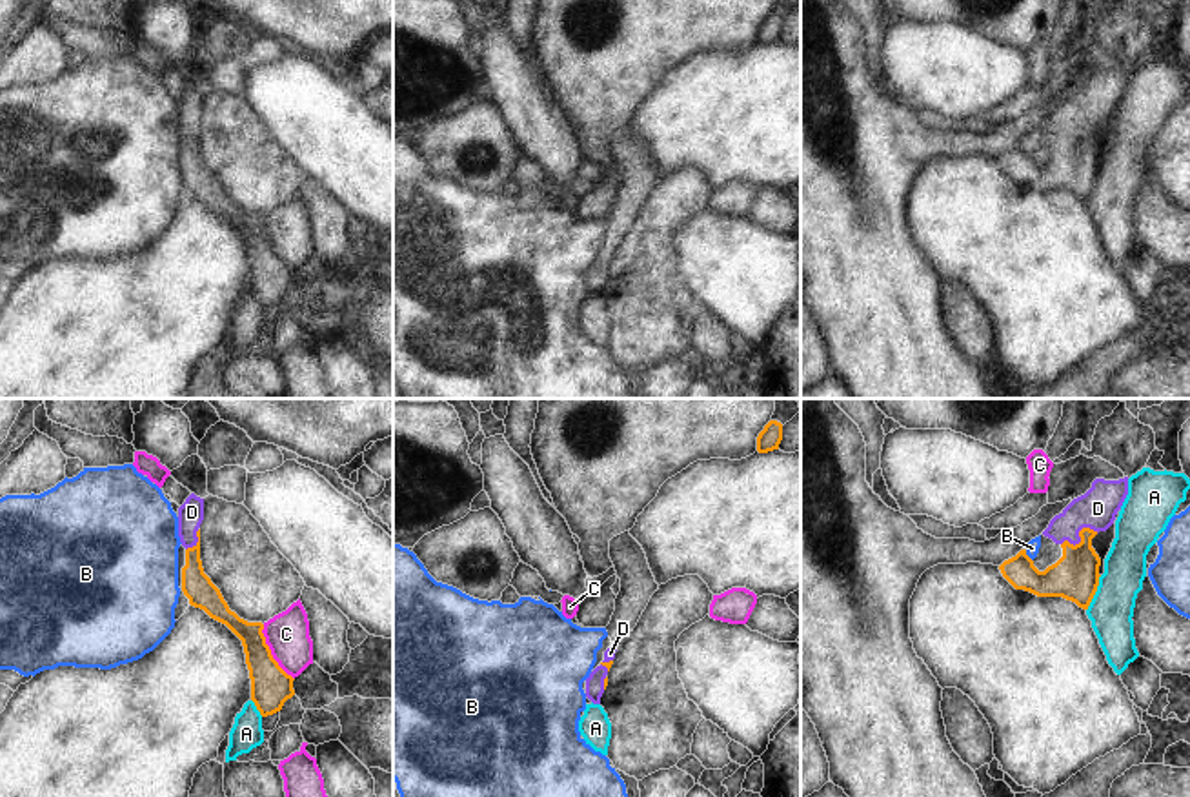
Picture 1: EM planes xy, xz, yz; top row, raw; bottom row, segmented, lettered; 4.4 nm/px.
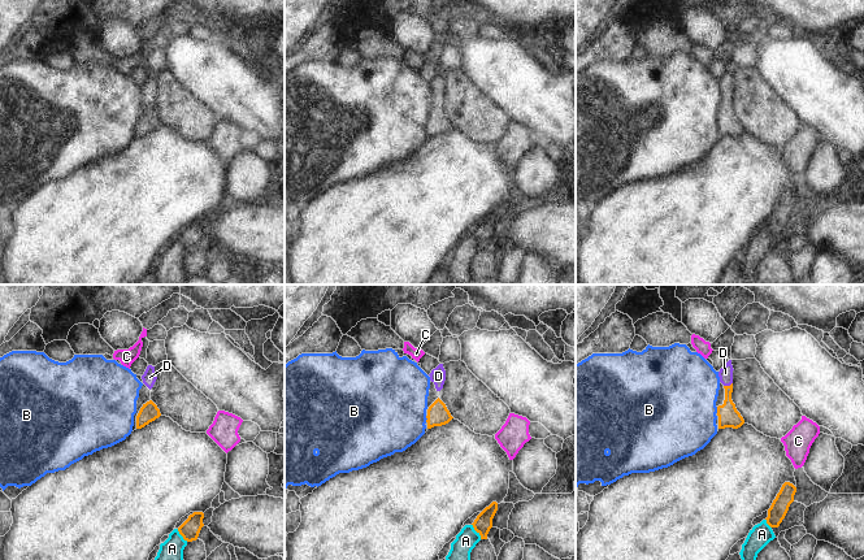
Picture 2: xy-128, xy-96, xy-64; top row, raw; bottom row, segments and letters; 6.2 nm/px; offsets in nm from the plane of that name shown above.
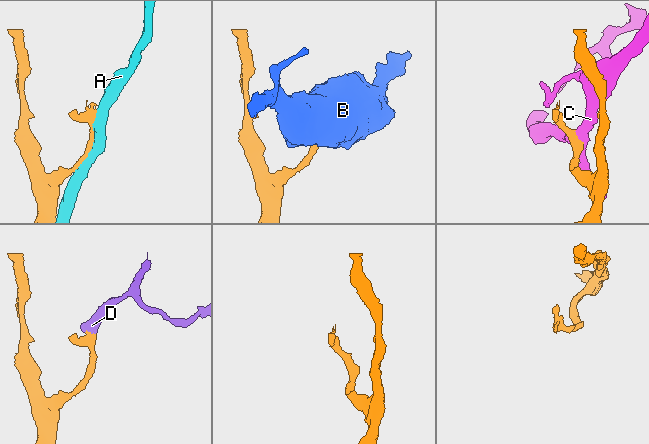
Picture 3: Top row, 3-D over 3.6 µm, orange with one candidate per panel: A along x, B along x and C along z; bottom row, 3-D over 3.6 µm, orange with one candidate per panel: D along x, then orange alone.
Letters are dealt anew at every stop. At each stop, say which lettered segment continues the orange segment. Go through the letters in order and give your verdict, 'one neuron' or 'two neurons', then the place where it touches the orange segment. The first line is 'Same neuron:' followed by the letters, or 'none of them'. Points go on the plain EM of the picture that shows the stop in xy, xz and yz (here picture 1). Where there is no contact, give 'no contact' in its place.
Same neuron: D
A: two neurons; meets orange in yz at (1094, 186)
B: two neurons; meets orange in yz at (1027, 148)
C: two neurons; meets orange in xy at (270, 244)
D: one neuron; meets orange in yz at (1079, 128)

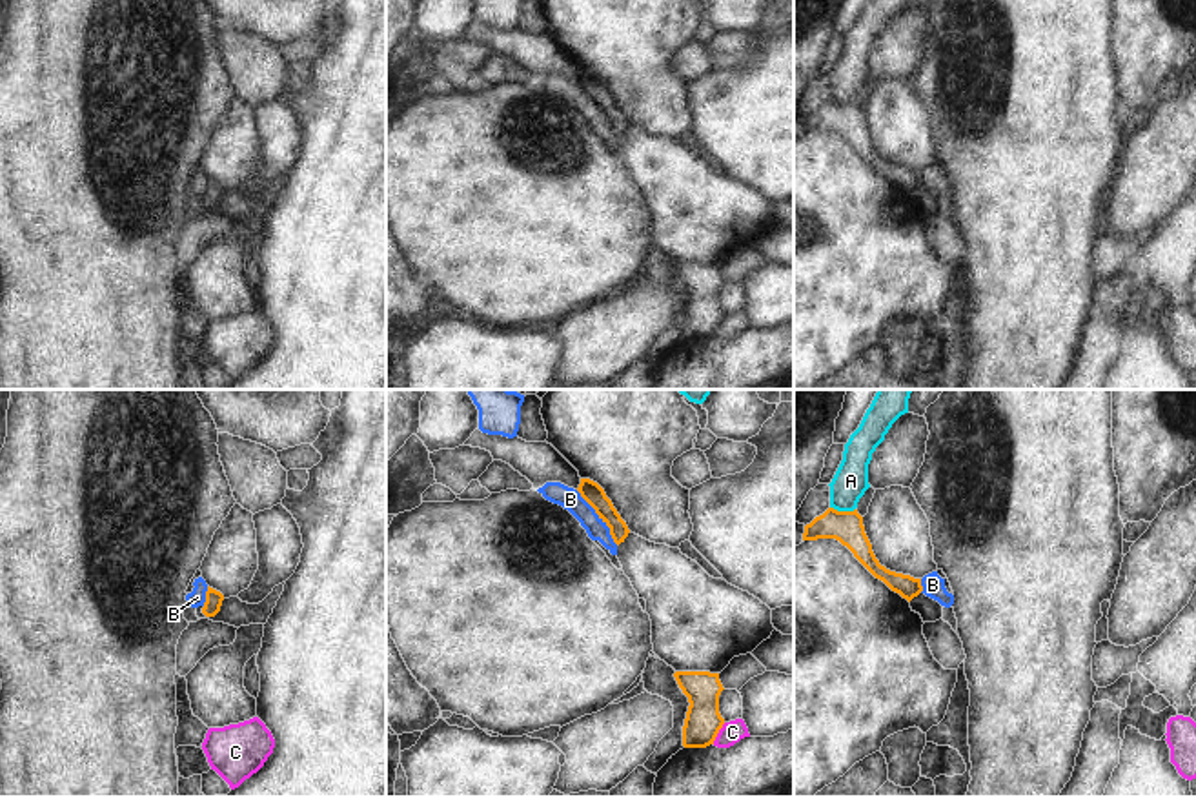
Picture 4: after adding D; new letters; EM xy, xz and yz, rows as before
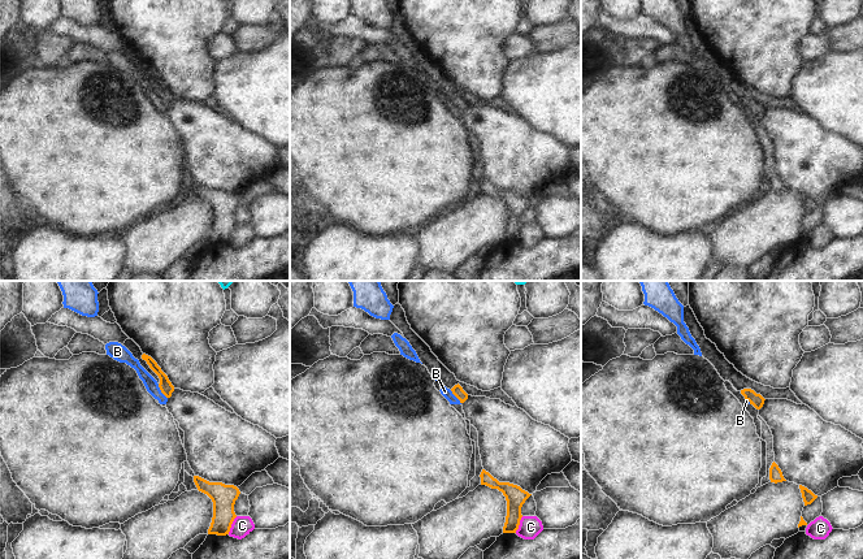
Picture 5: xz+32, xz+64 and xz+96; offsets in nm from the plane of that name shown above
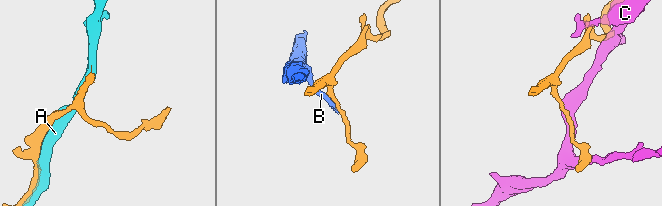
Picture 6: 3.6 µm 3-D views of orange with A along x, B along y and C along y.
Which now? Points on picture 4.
Same neuron: none of them
A: two neurons; meets orange in yz at (843, 104)
B: two neurons; meets orange in xz at (599, 110)
C: two neurons; meets orange in xz at (718, 324)

